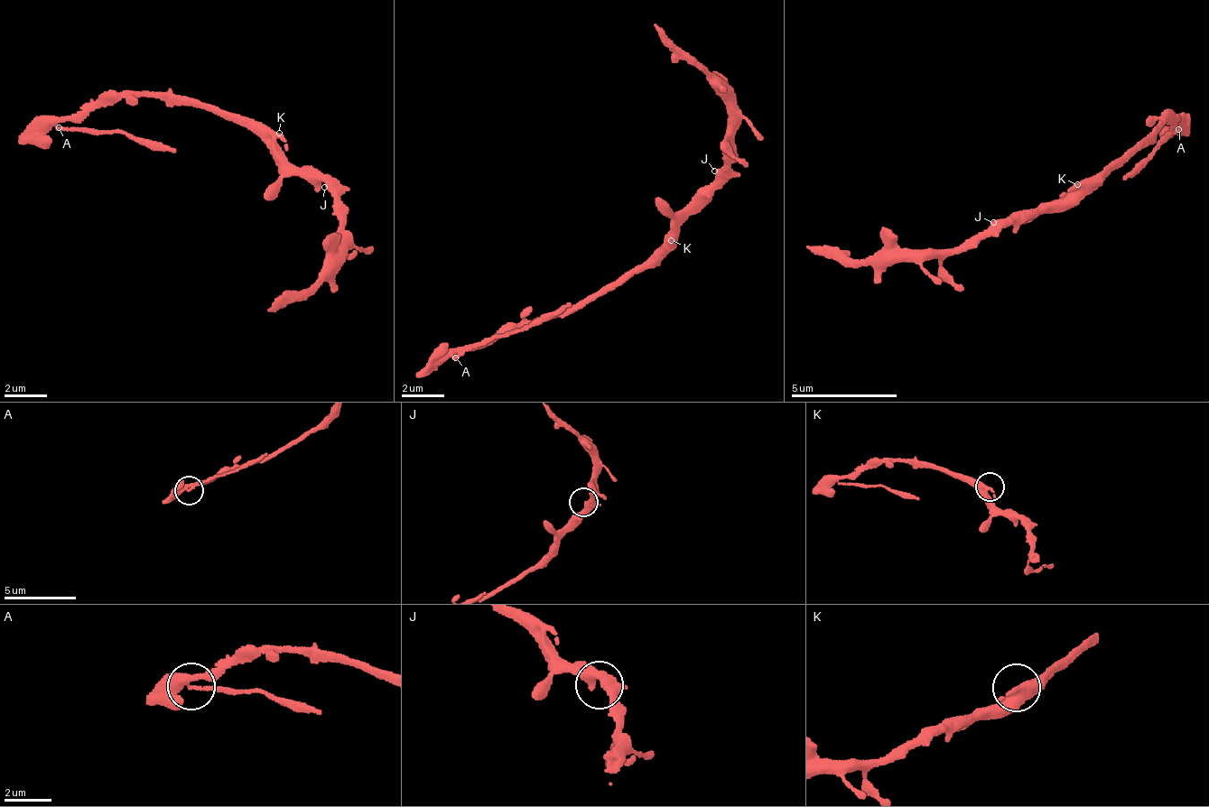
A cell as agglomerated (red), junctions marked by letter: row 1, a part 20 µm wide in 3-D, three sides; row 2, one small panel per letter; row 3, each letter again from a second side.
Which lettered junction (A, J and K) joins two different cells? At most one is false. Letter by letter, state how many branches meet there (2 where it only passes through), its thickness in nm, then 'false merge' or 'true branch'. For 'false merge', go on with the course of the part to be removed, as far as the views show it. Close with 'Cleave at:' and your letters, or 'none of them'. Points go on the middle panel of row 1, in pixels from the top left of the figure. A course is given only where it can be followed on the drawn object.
A: 2 | 360 nm | true branch
J: 2 | 400 nm | true branch
K: 2 | 400 nm | true branch
Cleave at: none of them

